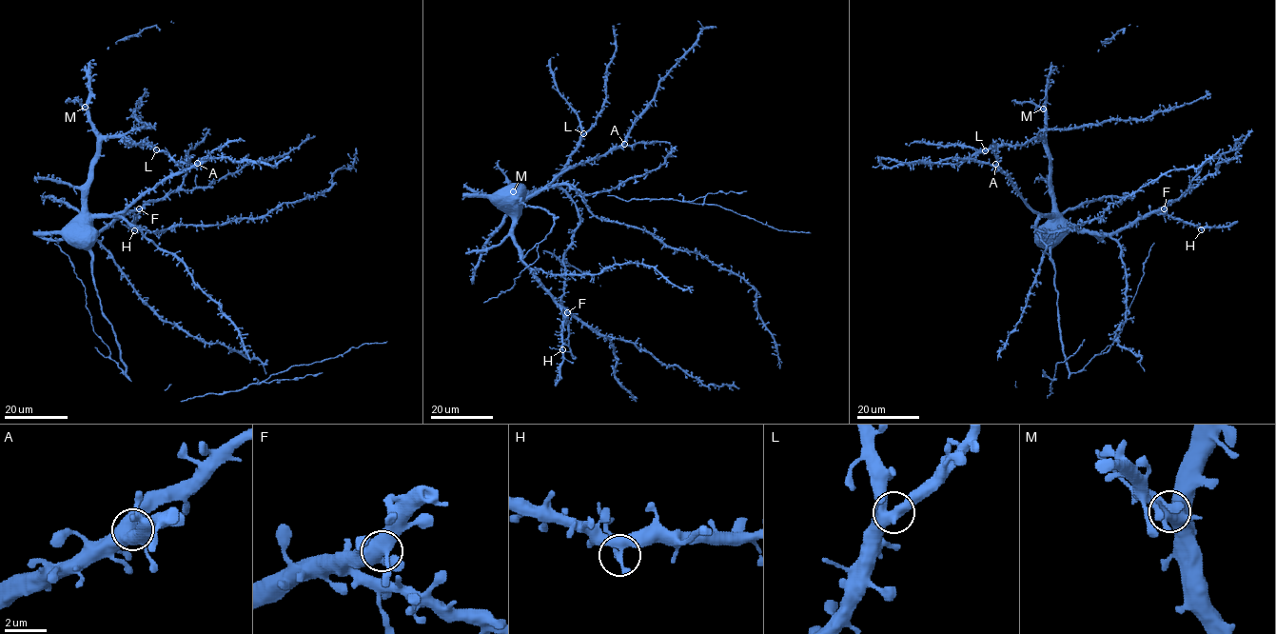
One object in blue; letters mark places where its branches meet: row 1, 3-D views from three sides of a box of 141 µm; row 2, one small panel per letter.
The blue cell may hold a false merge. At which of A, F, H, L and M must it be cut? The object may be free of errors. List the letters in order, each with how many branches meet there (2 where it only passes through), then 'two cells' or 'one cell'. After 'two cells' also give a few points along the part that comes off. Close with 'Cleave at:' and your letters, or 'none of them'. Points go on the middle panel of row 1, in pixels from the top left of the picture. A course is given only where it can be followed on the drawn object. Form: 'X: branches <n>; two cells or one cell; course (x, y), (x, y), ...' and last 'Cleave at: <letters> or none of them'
A: branches 4; one cell
F: branches 4; one cell
H: branches 4; two cells; course (562, 349), (549, 346)
L: branches 4; one cell
M: branches 4; one cell
Cleave at: H

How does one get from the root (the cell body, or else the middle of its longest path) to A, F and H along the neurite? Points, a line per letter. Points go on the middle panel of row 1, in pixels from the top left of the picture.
A: (555, 185), (547, 187), (575, 165), (605, 154), (624, 144)
F: (555, 185), (535, 191), (519, 208), (513, 241), (519, 249), (521, 262), (567, 312)
H: (555, 185), (535, 191), (519, 208), (513, 241), (519, 249), (521, 262), (561, 311), (562, 349)

